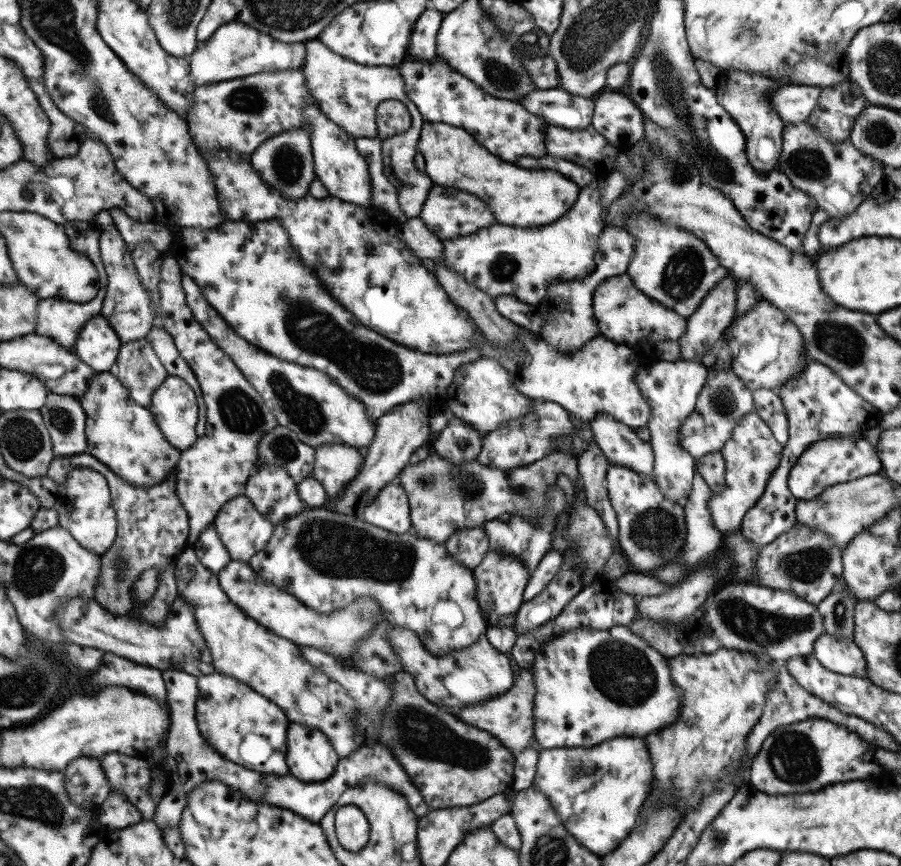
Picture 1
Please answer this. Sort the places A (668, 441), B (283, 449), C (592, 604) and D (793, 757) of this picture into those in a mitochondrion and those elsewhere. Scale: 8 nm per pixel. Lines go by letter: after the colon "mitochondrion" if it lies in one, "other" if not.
A: mitochondrion
B: mitochondrion
C: other
D: mitochondrion

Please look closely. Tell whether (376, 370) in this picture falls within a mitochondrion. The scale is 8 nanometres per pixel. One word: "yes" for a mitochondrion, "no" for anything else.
yes

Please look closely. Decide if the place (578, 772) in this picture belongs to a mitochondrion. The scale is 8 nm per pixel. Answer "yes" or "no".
yes

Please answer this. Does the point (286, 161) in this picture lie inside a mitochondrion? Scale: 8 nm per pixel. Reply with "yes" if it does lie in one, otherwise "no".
yes

